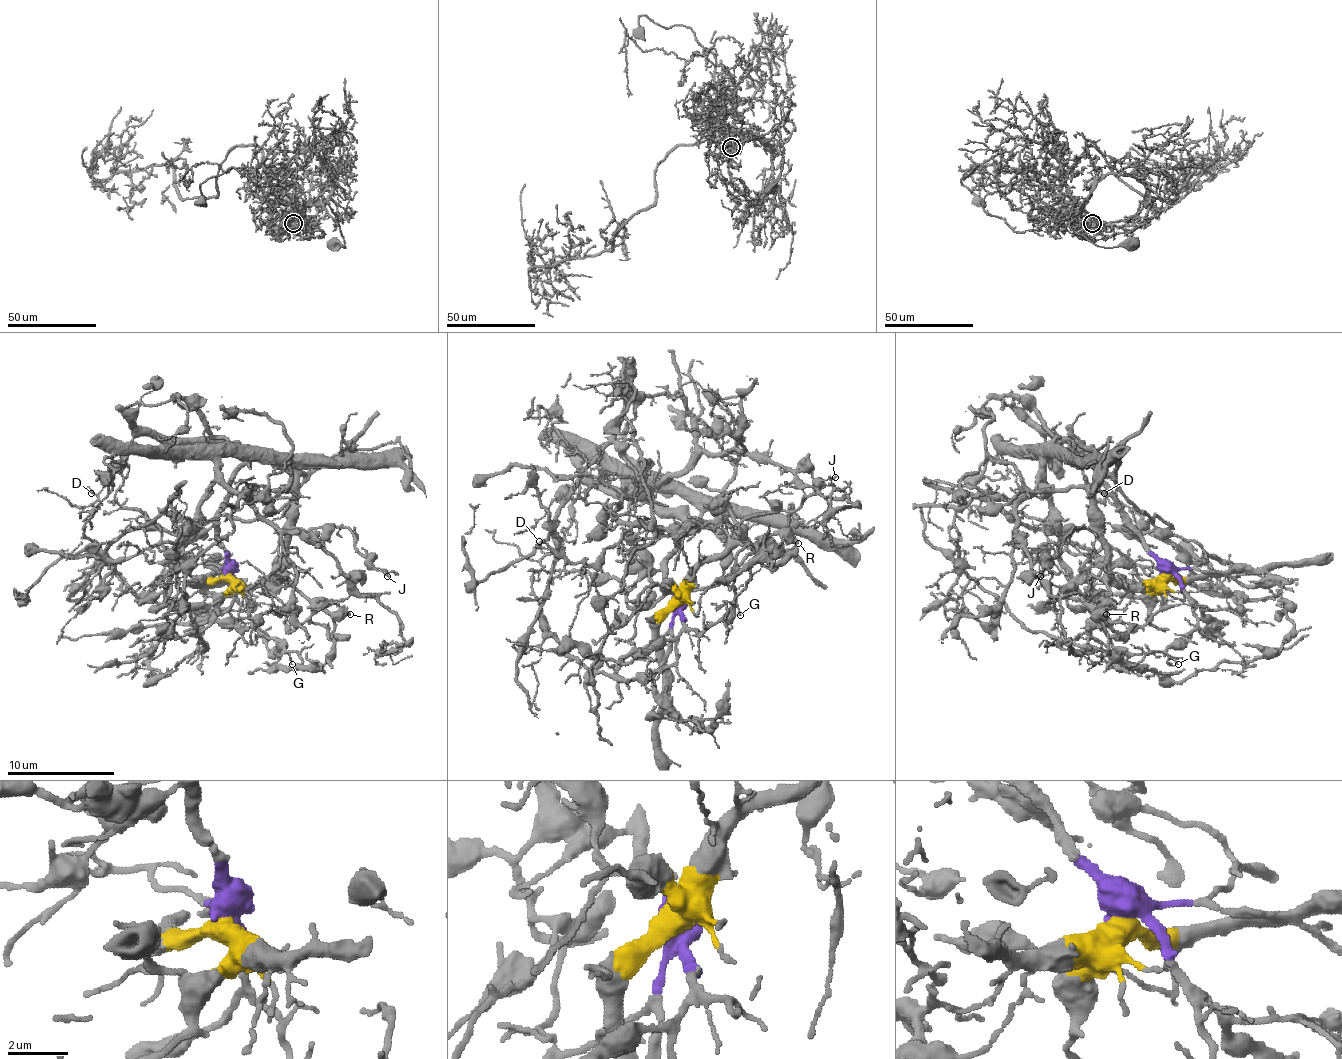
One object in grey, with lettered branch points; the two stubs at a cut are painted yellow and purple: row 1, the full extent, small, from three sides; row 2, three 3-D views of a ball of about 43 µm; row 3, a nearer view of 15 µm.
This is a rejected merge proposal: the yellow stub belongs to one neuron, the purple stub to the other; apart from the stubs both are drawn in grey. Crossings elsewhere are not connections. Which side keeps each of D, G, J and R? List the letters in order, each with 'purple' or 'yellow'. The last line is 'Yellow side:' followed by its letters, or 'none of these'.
D: purple
G: purple
J: yellow
R: yellow
Yellow side: J, R

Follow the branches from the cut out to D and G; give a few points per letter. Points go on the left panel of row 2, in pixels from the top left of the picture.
D: (227, 574), (233, 576), (235, 600), (227, 608), (168, 608), (142, 598), (83, 534), (96, 496), (91, 493)
G: (227, 574), (235, 582), (235, 595), (251, 622), (286, 651), (291, 665)

